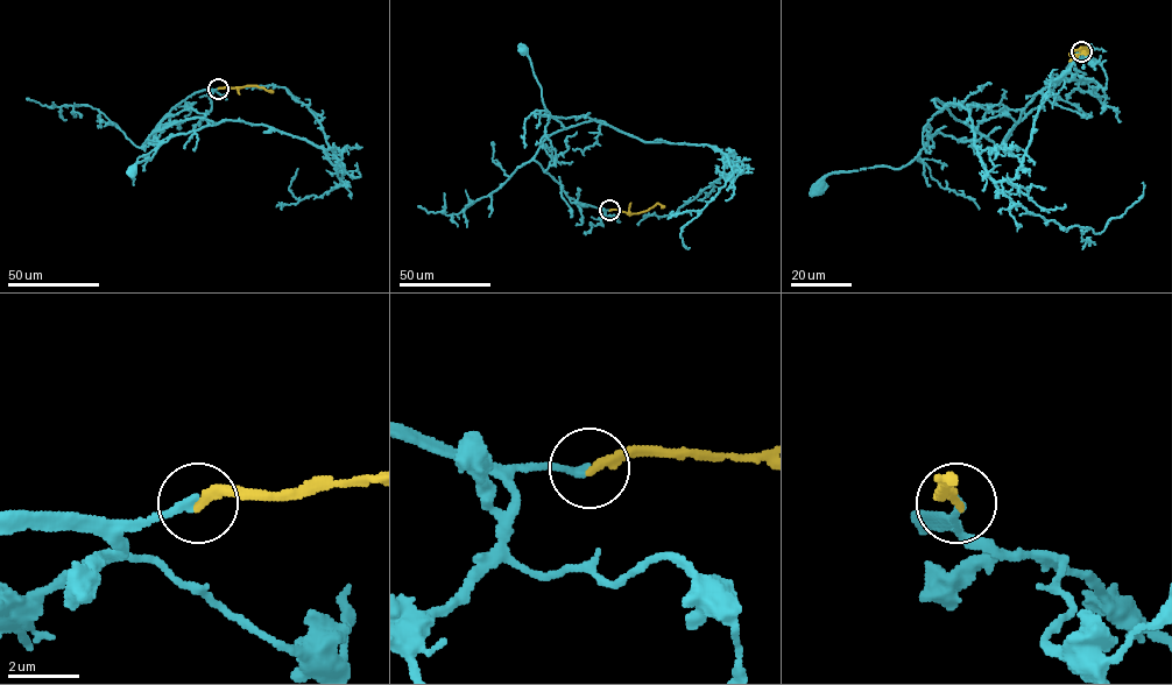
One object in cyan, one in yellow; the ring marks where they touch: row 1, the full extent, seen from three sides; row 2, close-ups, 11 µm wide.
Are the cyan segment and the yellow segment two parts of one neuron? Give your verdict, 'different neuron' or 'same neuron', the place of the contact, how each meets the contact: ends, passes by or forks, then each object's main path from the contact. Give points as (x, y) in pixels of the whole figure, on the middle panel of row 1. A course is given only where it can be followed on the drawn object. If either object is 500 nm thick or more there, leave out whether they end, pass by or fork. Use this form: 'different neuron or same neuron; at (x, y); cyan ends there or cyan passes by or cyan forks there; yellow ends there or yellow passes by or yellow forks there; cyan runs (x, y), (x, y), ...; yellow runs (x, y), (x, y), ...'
same neuron; at (609, 210); cyan ends there; yellow ends there; cyan runs (609, 210), (569, 197), (534, 160), (550, 135), (585, 122), (606, 124), (587, 117), (551, 117), (523, 49); yellow runs (609, 210), (632, 213), (657, 203), (664, 206)

